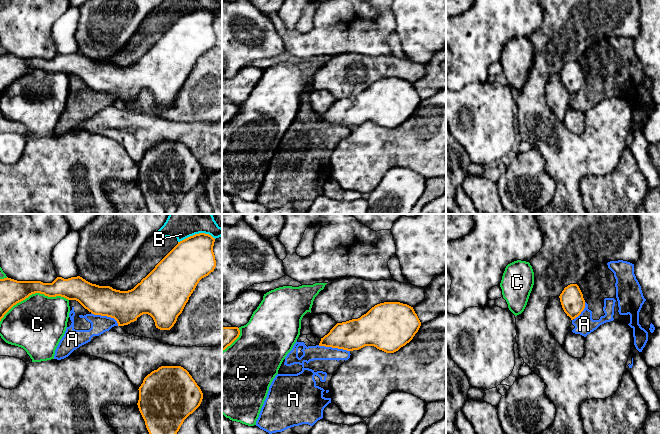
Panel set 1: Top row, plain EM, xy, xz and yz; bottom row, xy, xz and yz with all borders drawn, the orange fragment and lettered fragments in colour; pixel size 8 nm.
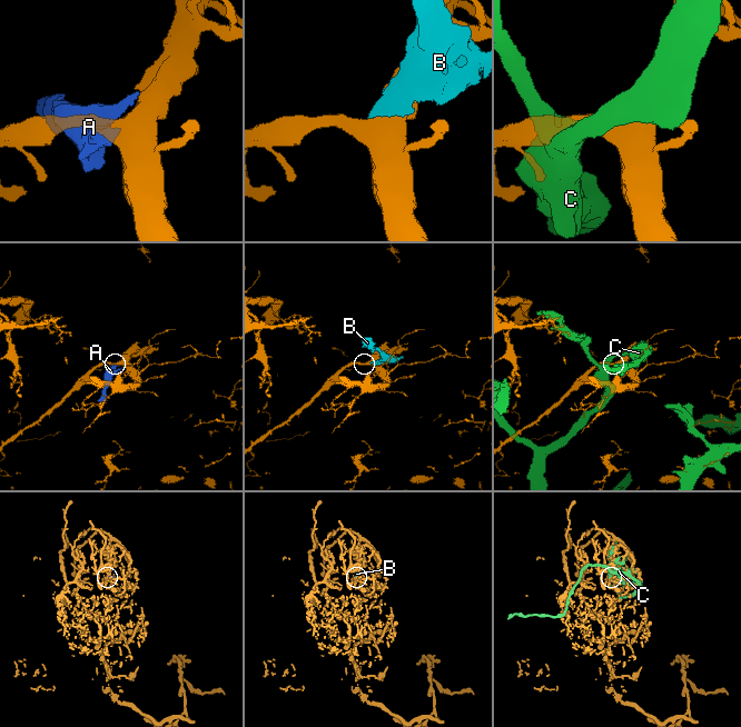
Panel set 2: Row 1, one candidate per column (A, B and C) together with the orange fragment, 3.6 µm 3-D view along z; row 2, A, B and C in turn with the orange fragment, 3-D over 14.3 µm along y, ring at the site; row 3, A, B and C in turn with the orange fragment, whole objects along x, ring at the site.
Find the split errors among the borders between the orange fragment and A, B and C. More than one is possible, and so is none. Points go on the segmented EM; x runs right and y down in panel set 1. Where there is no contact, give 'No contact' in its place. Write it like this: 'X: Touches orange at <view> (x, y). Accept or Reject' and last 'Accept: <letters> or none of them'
A: Touches orange at xz (334, 347). Reject
B: Touches orange at xy (196, 234). Reject
C: Touches orange at xy (33, 293). Reject
Accept: none of them

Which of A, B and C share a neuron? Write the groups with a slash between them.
A B / C

